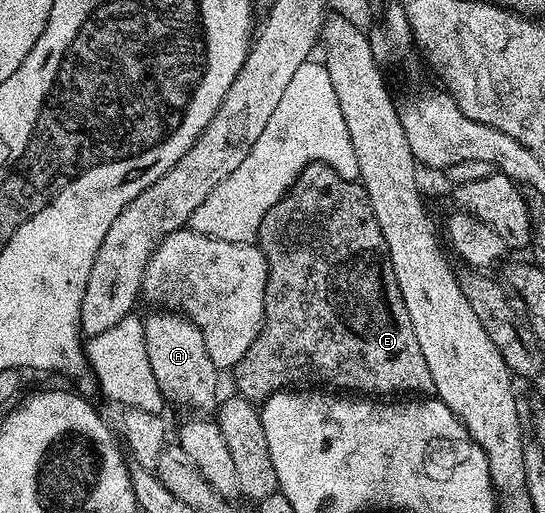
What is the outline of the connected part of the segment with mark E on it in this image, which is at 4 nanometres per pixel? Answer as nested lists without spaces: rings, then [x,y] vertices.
[[[323,162],[308,164],[290,185],[290,193],[284,195],[276,204],[272,204],[272,208],[268,208],[258,229],[256,245],[266,261],[264,320],[256,340],[252,340],[252,348],[244,352],[244,356],[232,370],[234,382],[238,385],[237,393],[241,397],[249,398],[255,404],[261,404],[277,390],[306,387],[333,388],[338,392],[357,392],[362,396],[430,396],[434,394],[432,372],[428,372],[424,352],[420,352],[416,332],[412,332],[412,320],[408,320],[408,308],[404,308],[404,296],[400,296],[400,288],[396,284],[396,272],[392,272],[392,260],[388,256],[388,244],[384,244],[384,232],[380,232],[380,224],[376,224],[372,204],[361,182],[354,178],[340,176],[338,171],[333,170],[331,166],[325,166]]]

